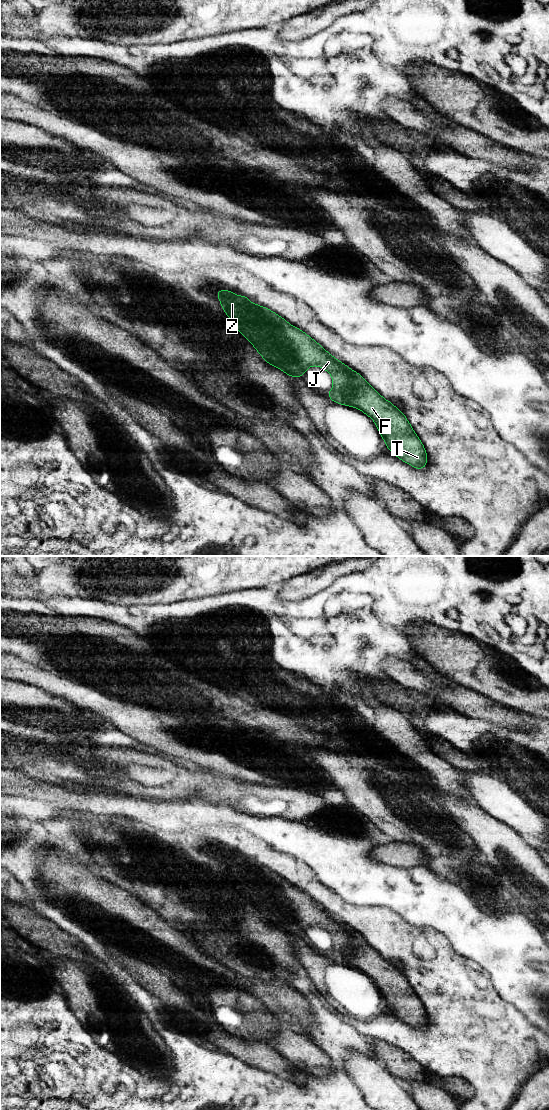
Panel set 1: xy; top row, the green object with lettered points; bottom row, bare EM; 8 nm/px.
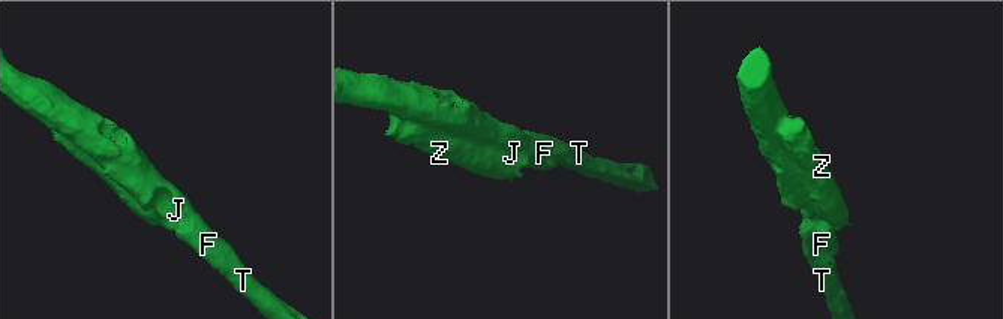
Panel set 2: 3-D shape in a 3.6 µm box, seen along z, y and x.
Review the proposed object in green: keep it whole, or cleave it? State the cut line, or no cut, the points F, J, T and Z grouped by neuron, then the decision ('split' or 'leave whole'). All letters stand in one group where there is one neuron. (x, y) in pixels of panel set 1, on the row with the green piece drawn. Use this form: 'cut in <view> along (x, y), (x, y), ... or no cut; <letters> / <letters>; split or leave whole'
cut in xy along (350, 370), (349, 385), (352, 393), (348, 400), (354, 406); F T / J Z; split

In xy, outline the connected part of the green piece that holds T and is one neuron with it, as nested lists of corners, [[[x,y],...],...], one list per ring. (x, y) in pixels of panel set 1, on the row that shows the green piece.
[[[351,370],[349,385],[353,392],[348,401],[376,424],[387,448],[400,460],[422,469],[427,464],[425,448],[403,412],[385,400],[357,372]]]

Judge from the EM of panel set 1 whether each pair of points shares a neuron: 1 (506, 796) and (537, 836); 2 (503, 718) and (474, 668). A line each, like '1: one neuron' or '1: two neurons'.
1: one neuron
2: two neurons

